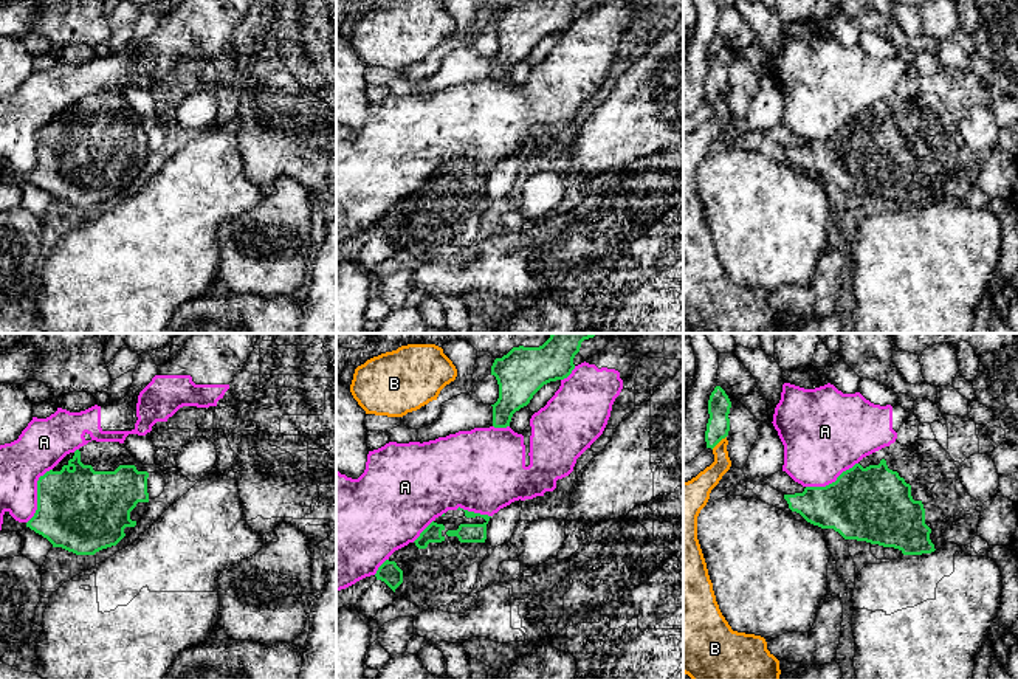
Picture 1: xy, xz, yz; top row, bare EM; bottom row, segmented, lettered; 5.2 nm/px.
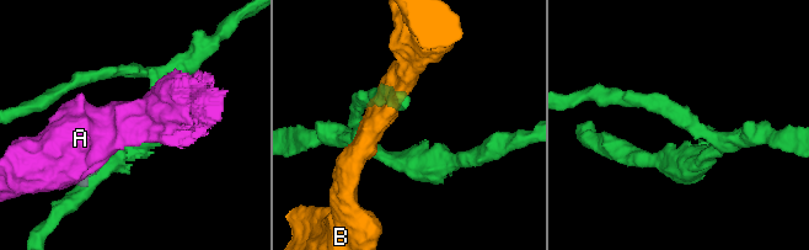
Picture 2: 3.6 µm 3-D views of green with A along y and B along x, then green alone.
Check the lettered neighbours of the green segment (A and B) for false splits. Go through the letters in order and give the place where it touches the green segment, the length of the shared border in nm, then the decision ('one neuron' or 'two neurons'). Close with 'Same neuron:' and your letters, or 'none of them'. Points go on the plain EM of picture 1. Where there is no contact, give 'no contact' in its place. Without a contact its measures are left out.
A: xy (37, 148) | 320 nm | two neurons
B: yz (718, 95) | 100 nm | two neurons
Same neuron: none of them

